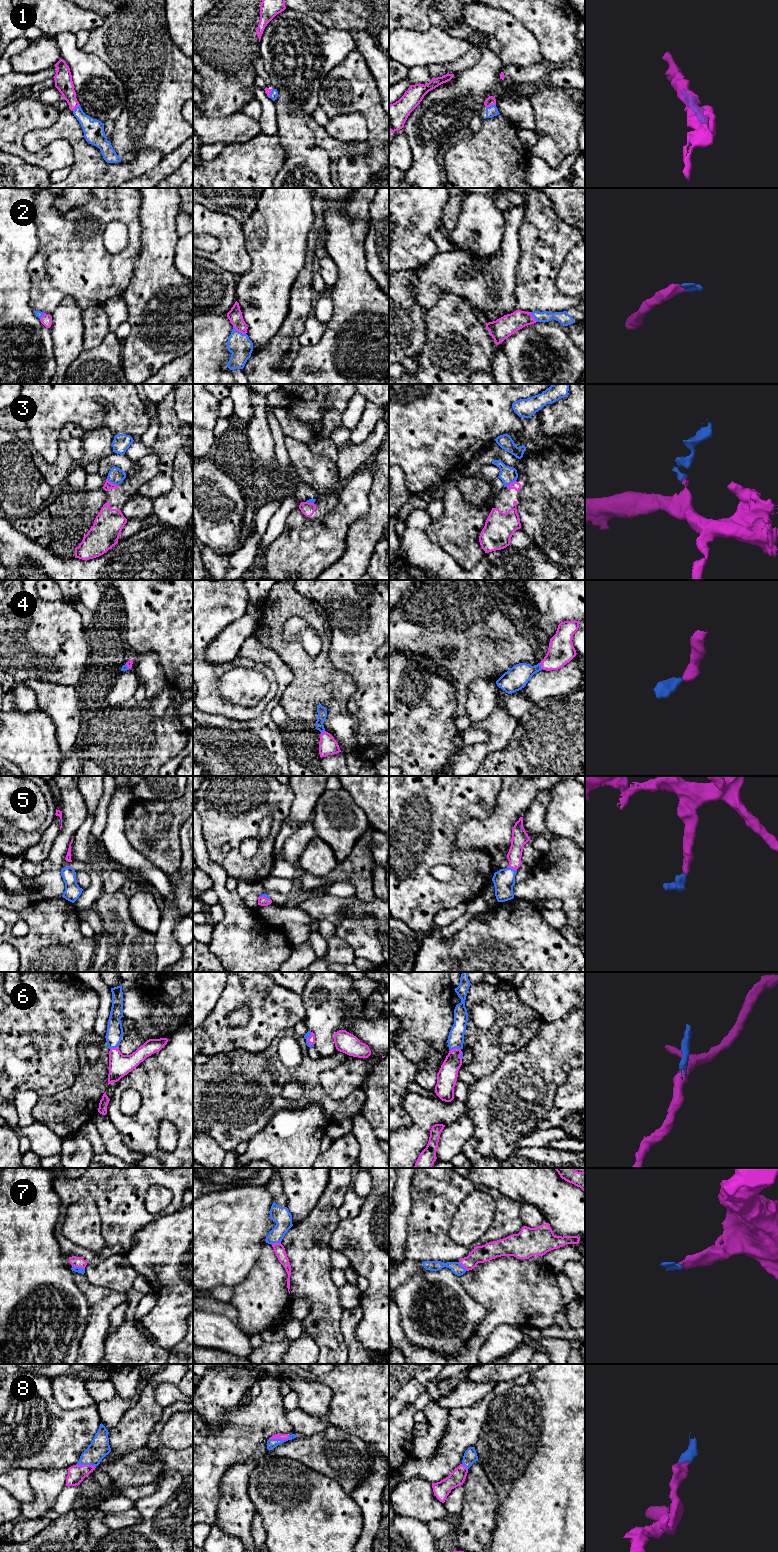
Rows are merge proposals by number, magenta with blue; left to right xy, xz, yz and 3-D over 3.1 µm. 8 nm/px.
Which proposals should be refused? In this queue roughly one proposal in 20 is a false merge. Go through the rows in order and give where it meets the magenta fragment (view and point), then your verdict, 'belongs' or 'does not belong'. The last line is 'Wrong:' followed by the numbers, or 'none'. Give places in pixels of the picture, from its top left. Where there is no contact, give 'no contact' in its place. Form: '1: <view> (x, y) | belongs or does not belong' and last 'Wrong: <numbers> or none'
1: yz (490, 105) | belongs
2: xz (239, 331) | belongs
3: xy (111, 483) | does not belong
4: yz (541, 666) | belongs
5: yz (512, 868) | belongs
6: xz (307, 1039) | belongs
7: xy (78, 1266) | belongs
8: xz (279, 1438) | belongs
Wrong: 3

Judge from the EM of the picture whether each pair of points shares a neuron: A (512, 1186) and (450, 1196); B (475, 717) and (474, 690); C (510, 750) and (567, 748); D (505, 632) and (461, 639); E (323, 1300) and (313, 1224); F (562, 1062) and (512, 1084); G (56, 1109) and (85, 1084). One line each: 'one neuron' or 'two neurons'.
A: two neurons
B: one neuron
C: one neuron
D: one neuron
E: one neuron
F: one neuron
G: one neuron

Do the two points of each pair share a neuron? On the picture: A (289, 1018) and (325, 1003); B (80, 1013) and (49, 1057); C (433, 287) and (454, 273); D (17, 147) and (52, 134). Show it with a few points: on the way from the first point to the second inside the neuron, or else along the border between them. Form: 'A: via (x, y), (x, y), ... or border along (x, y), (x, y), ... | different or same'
A: border along (300, 994), (304, 1007), (303, 1021) | different
B: via (71, 1024), (71, 1028), (53, 1046) | same
C: via (438, 282), (449, 273) | same
D: border along (39, 128), (23, 138), (31, 153) | different

